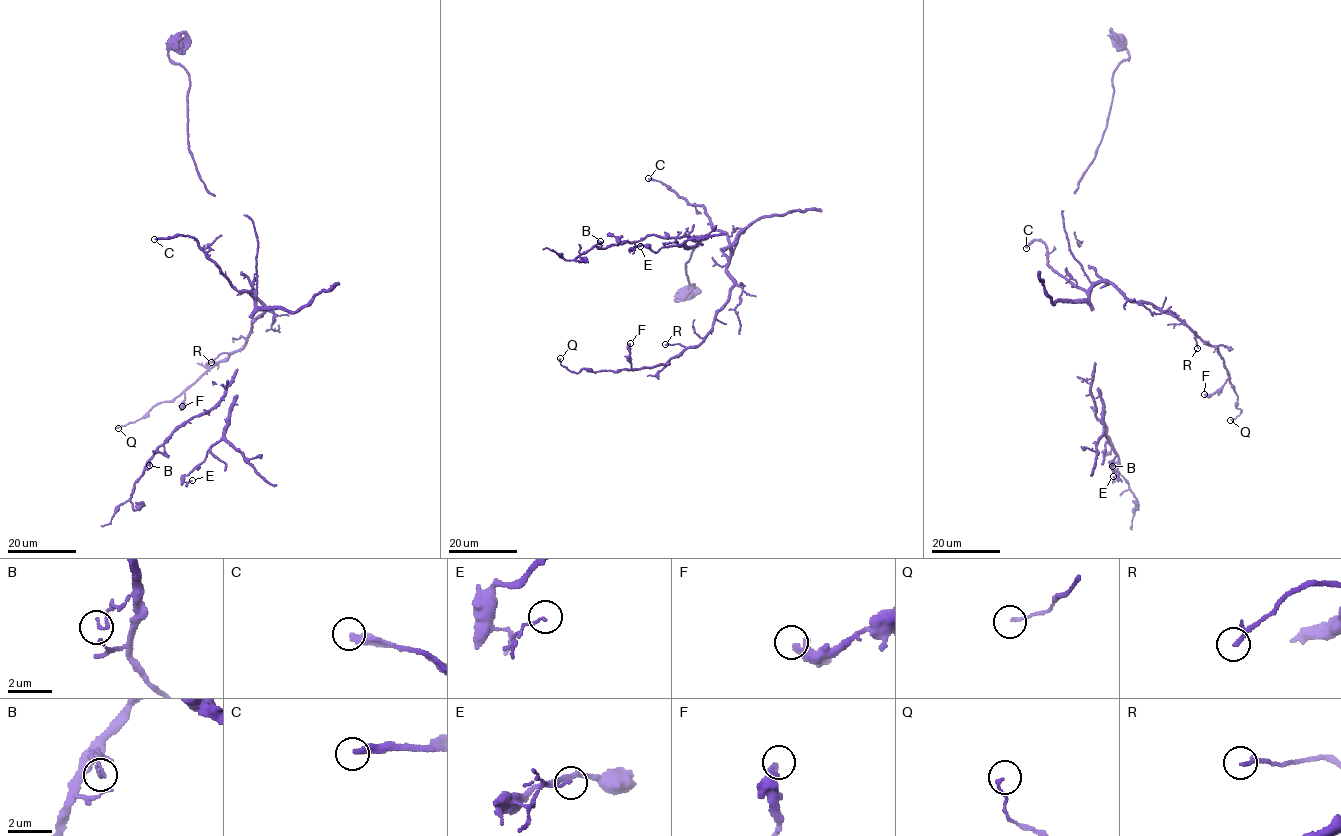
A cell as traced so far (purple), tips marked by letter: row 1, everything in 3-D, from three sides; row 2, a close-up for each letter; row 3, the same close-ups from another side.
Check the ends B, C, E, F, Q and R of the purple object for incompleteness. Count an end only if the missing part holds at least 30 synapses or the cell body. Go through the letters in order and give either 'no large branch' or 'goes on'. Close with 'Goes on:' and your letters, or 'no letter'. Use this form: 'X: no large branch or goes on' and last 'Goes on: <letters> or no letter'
B: no large branch
C: goes on
E: no large branch
F: no large branch
Q: no large branch
R: no large branch
Goes on: C

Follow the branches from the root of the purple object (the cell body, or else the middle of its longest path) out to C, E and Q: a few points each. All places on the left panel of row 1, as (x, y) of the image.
C: (174, 45), (200, 179), (253, 223), (256, 296), (193, 237), (154, 239)
E: (174, 45), (200, 179), (251, 220), (257, 242), (230, 425), (192, 480)
Q: (174, 45), (190, 153), (253, 223), (264, 310), (242, 348), (118, 428)

